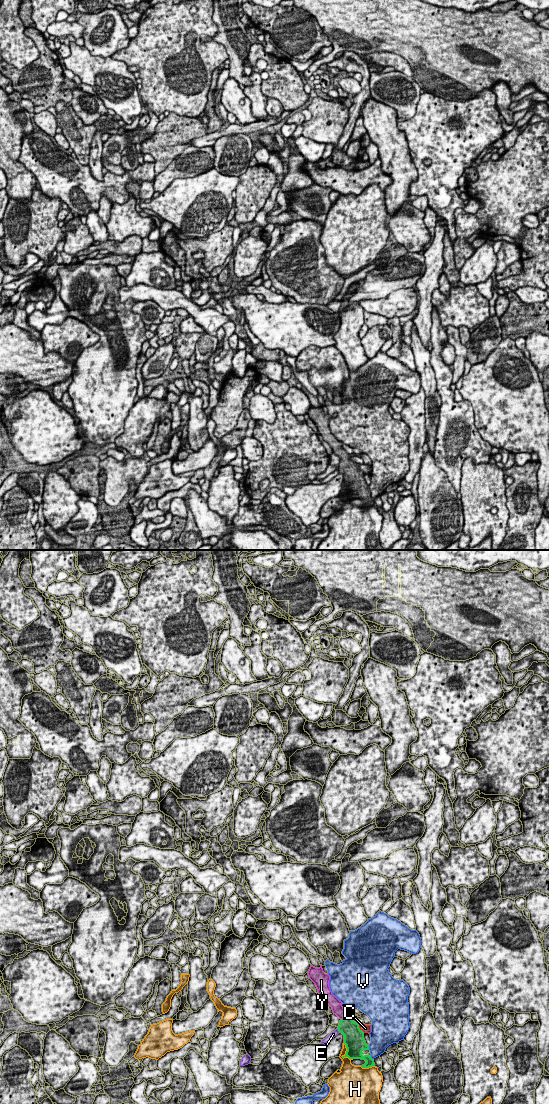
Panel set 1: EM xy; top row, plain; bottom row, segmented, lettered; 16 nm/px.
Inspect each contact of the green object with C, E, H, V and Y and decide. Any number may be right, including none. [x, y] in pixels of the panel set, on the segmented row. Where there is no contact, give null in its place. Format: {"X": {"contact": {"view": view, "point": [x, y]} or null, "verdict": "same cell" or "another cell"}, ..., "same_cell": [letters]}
{"C": {"contact": {"view": "xy", "point": [361, 1030]}, "verdict": "another cell"}, "E": {"contact": {"view": "xy", "point": [338, 1030]}, "verdict": "another cell"}, "H": {"contact": {"view": "xy", "point": [346, 1053]}, "verdict": "another cell"}, "V": {"contact": {"view": "xy", "point": [368, 1048]}, "verdict": "another cell"}, "Y": {"contact": {"view": "xy", "point": [345, 1018]}, "verdict": "same cell"}, "same_cell": ["Y"]}

